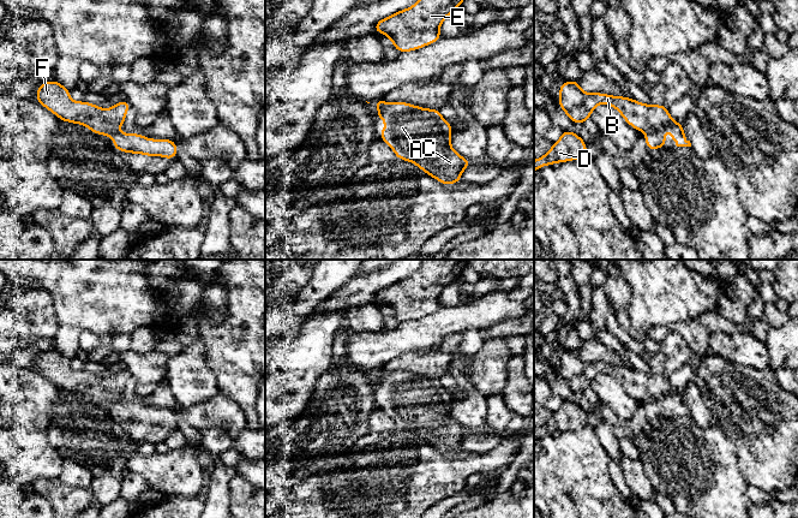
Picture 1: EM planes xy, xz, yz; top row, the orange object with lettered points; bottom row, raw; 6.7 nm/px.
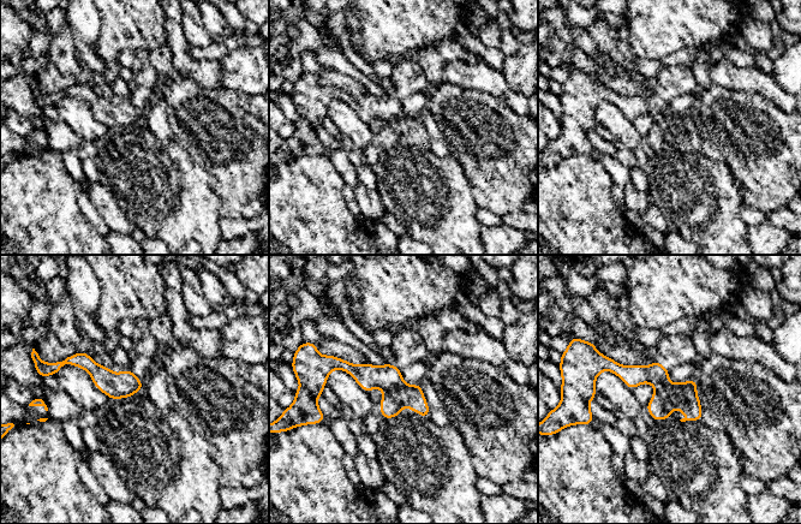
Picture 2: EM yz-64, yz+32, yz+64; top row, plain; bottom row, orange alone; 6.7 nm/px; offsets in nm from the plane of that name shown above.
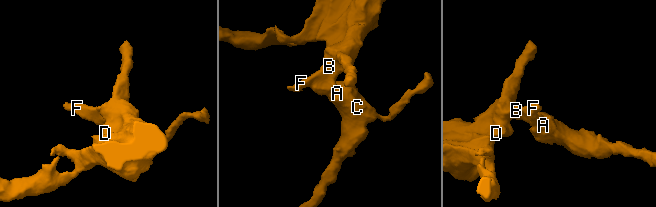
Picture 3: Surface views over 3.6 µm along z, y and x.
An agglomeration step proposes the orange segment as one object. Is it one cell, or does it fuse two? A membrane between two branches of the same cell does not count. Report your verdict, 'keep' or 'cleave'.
cleave

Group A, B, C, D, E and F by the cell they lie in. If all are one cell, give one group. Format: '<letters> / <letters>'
A C / B D E F

